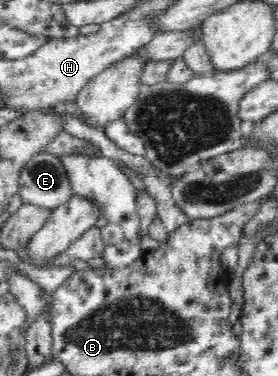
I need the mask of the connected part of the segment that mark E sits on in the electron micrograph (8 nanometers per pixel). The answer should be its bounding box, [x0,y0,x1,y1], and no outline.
[17,152,74,211]

